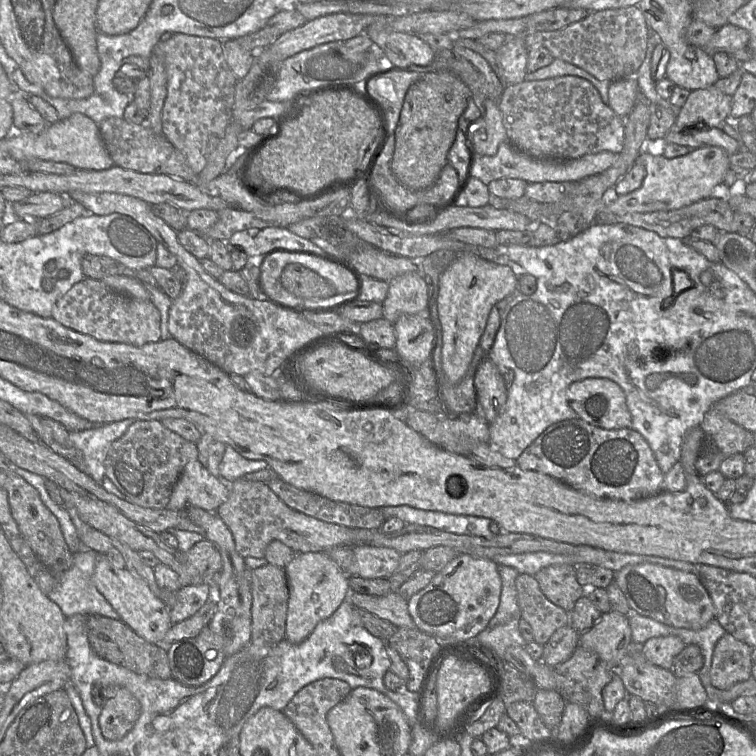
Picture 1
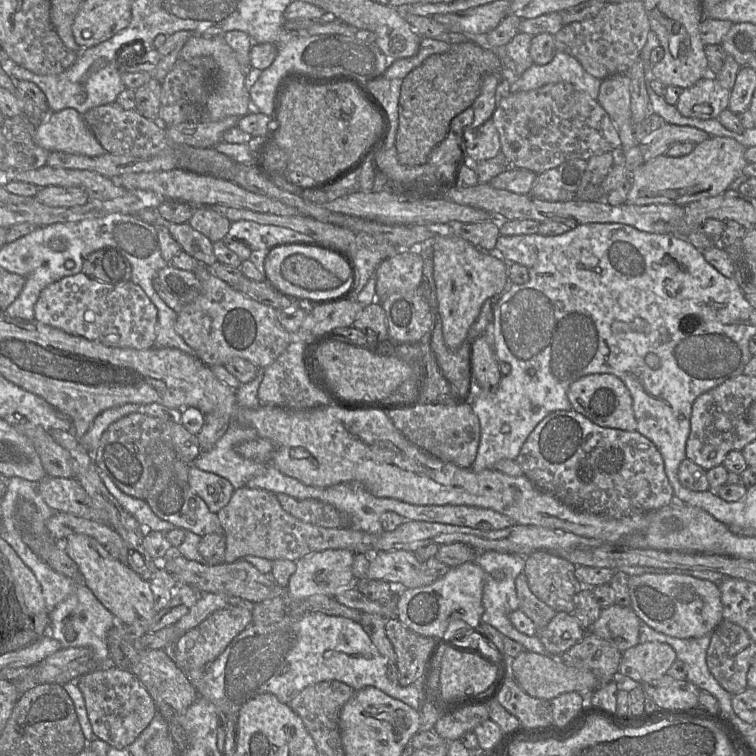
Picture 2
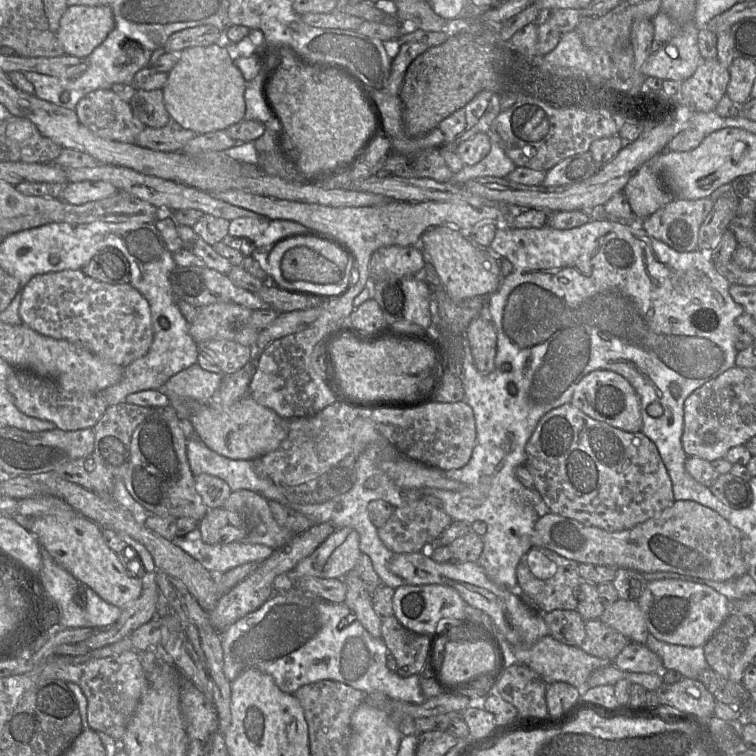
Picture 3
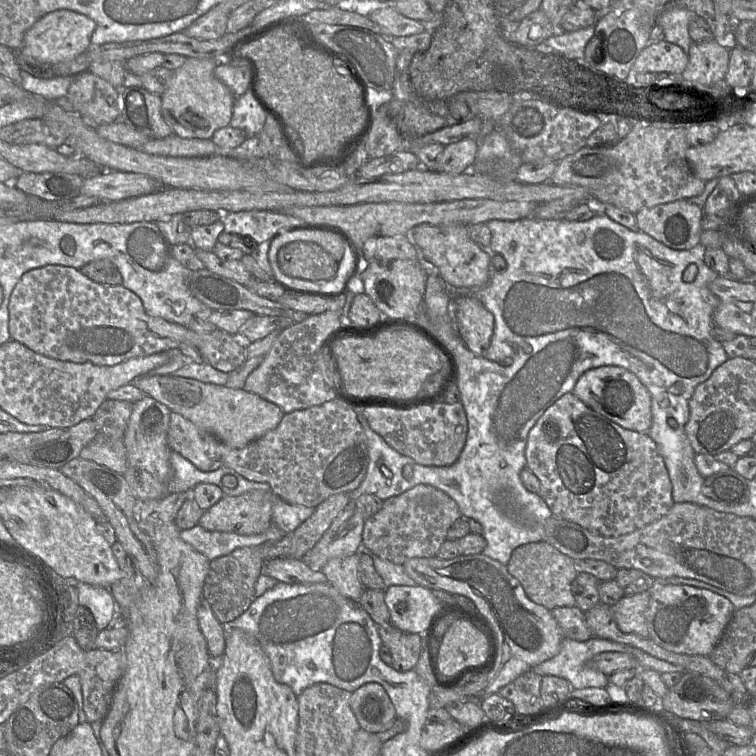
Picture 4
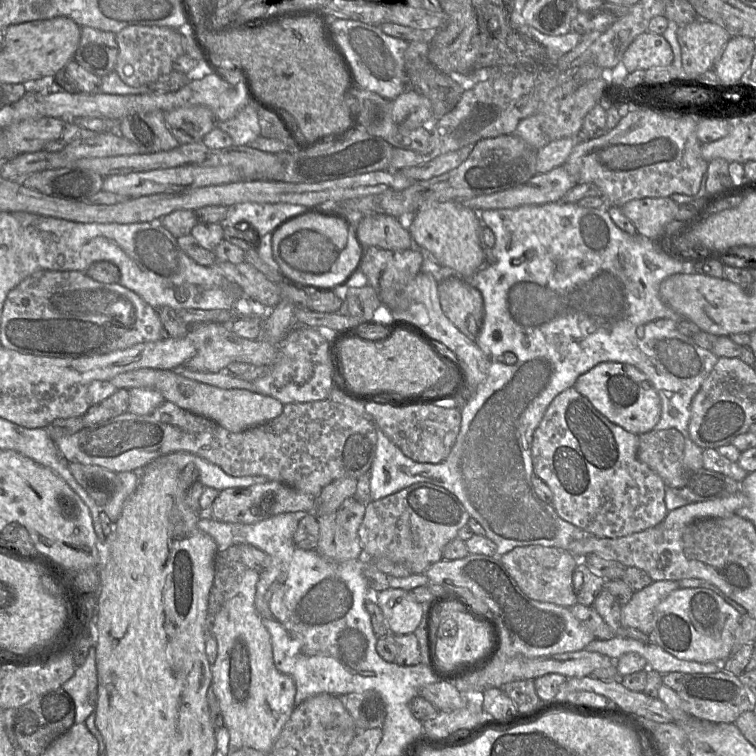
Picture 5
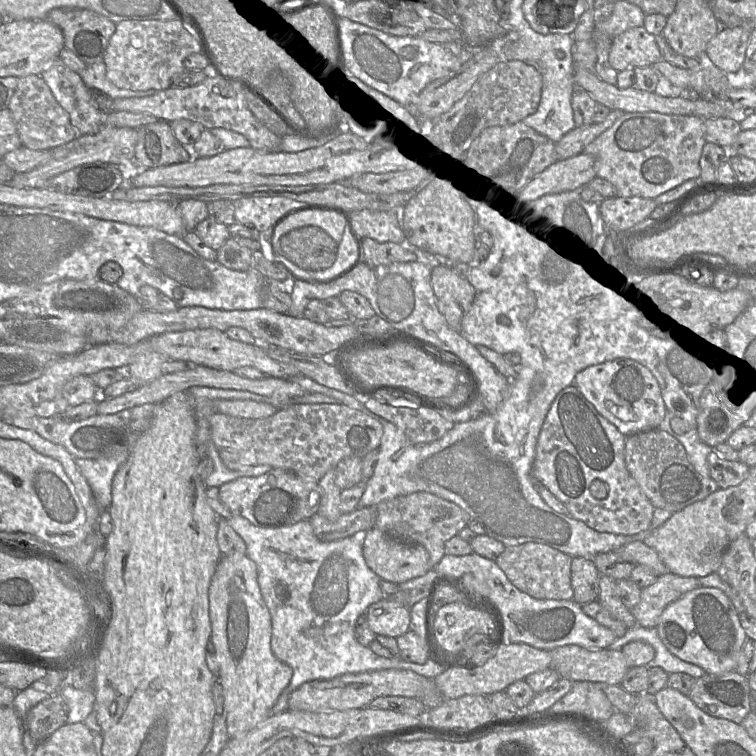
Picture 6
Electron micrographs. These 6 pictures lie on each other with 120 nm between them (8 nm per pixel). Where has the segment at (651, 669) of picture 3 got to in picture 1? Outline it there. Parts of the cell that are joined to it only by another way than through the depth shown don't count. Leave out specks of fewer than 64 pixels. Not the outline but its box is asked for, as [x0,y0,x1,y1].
[642,636,685,670]

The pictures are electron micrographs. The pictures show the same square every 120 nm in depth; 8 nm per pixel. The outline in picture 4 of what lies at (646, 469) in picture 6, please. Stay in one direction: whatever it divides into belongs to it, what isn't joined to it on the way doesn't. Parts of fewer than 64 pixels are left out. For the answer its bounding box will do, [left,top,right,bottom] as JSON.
[702,468,749,504]

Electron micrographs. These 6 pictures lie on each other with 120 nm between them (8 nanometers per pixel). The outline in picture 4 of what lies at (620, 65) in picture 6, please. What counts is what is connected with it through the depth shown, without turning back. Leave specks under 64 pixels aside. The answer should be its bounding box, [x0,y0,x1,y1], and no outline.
[629,40,689,79]

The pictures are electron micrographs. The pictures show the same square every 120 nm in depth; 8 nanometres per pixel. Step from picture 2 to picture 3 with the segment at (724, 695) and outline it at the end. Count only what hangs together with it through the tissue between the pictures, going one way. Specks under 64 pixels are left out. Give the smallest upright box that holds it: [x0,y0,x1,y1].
[646,633,710,680]

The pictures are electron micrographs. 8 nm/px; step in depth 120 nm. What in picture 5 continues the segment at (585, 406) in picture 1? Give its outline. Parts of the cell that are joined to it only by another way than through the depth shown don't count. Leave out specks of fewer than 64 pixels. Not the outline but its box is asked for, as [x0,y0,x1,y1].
[573,362,660,434]

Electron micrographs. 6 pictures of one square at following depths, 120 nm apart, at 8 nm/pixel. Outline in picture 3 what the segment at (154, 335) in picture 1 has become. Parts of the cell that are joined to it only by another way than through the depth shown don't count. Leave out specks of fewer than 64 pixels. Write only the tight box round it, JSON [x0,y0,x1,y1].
[19,270,154,367]

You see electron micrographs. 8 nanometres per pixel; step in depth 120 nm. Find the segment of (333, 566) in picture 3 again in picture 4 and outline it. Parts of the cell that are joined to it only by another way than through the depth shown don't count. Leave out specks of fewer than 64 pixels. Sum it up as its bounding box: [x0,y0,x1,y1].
[302,500,365,571]

